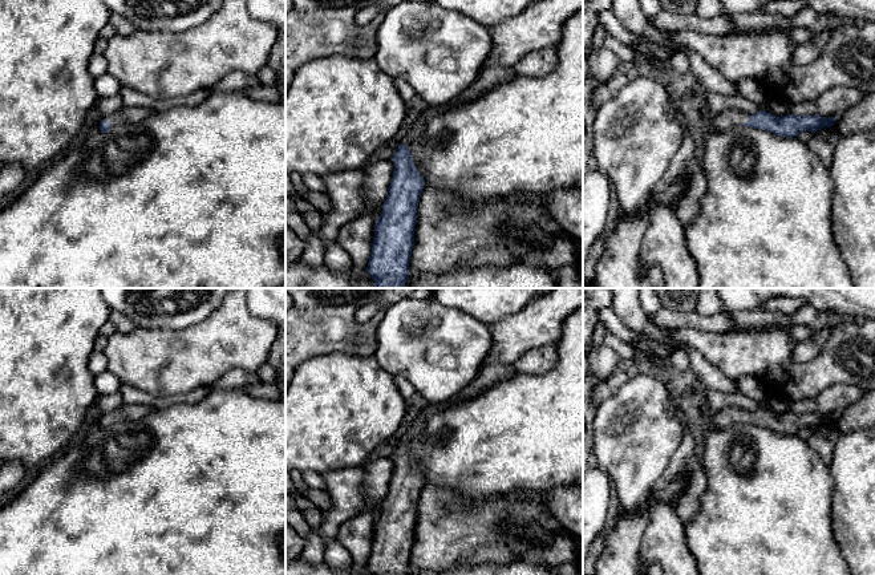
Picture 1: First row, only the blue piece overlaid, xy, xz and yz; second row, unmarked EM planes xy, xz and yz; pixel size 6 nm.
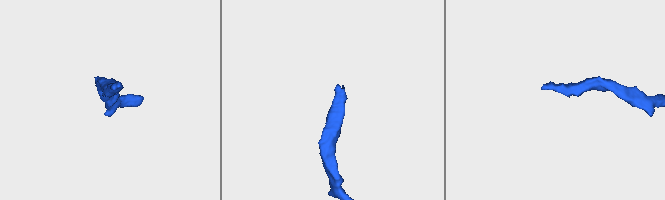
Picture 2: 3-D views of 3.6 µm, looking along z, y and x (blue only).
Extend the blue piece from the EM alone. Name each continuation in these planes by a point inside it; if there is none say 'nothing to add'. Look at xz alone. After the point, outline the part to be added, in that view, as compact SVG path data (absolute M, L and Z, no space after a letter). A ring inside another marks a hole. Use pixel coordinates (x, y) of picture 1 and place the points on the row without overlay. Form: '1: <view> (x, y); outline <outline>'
1: xz (490, 373); outline M498 363L483 364L479 373L473 380L473 382L469 386L466 386L462 392L451 397L447 402L430 404L428 408L425 408L413 421L412 426L404 434L401 441L408 444L412 449L413 438L424 433L424 426L425 426L428 414L434 413L439 409L443 409L445 406L450 404L475 397L486 392L489 388L494 386L497 382L511 377L515 372L517 369L514 364L511 365L498 364Z

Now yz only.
1: yz (724, 418); outline M726 408L713 416L713 425L717 429L726 429L749 418L749 413L738 408Z

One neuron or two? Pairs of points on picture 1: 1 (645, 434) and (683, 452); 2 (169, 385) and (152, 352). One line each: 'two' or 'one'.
1: two
2: one

